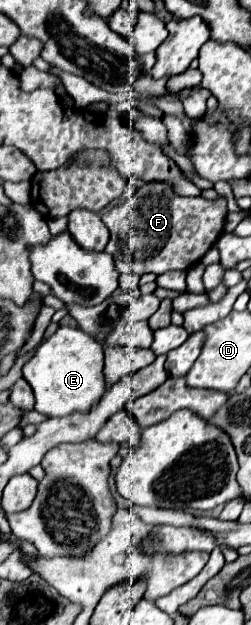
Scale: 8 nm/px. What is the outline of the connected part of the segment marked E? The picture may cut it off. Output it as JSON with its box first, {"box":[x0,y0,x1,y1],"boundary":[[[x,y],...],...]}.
{"box":[22,326,108,416],"boundary":[[[60,326],[46,342],[42,342],[34,356],[24,364],[22,378],[32,386],[36,408],[46,416],[68,416],[72,412],[88,412],[108,390],[102,374],[104,352],[92,336],[80,328]]]}

